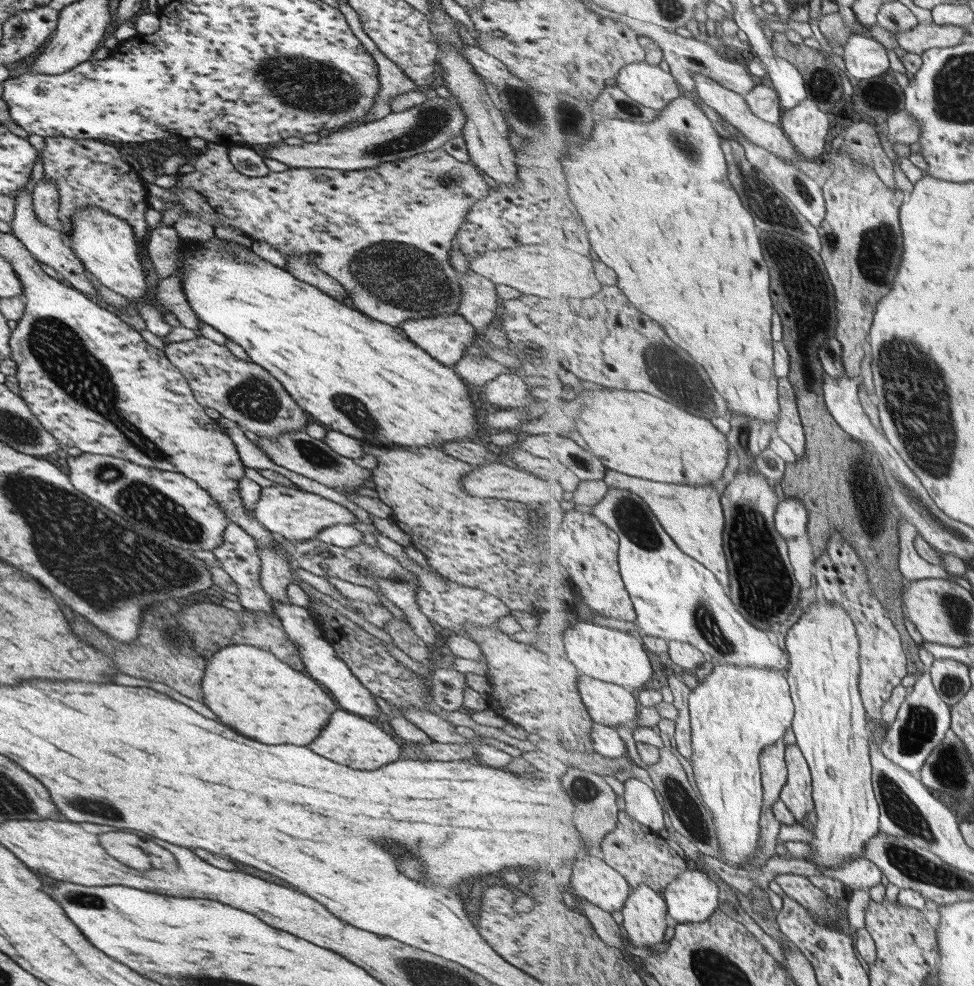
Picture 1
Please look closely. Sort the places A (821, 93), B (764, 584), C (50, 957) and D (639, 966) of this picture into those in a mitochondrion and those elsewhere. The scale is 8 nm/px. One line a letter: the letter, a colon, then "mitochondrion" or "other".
A: other
B: mitochondrion
C: other
D: other

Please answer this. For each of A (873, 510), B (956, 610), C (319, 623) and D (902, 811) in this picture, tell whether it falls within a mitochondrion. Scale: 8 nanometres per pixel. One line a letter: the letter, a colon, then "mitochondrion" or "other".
A: mitochondrion
B: mitochondrion
C: other
D: mitochondrion

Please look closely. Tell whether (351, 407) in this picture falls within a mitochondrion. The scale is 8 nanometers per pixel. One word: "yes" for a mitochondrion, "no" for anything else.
yes

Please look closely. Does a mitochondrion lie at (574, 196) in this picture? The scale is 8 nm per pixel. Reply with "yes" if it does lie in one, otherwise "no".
no

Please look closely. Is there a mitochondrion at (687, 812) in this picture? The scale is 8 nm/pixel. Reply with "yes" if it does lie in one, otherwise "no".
yes

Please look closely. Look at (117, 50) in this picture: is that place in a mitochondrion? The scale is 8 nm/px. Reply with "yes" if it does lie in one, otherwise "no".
no

